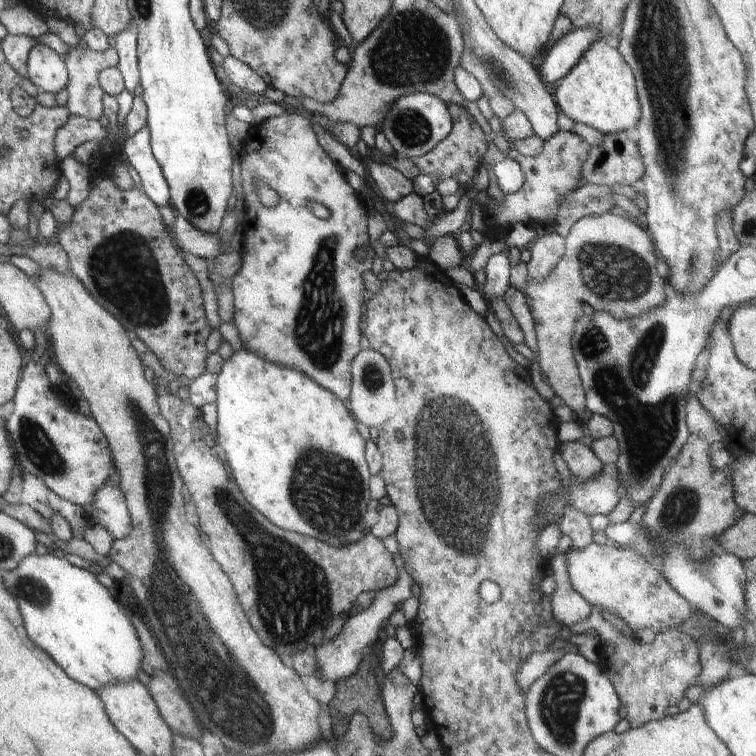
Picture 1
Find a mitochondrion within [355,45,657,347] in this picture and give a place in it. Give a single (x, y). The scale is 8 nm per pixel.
(612, 272)

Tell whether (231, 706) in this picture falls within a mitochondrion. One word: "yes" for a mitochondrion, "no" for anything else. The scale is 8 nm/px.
yes

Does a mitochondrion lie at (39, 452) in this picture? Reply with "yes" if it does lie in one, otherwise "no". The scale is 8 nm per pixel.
yes

